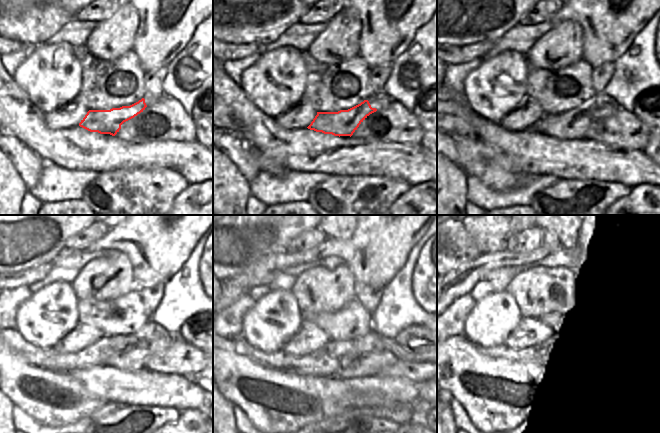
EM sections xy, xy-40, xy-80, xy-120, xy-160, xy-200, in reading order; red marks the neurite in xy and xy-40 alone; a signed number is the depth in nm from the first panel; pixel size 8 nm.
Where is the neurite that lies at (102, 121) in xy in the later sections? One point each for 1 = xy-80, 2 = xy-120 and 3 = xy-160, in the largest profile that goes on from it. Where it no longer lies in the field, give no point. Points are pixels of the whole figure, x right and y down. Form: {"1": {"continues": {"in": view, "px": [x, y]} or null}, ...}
{"1": {"continues": {"in": "xy-80", "px": [576, 122]}}, "2": {"continues": {"in": "xy-120", "px": [138, 344]}}, "3": {"continues": {"in": "xy-160", "px": [365, 344]}}}

